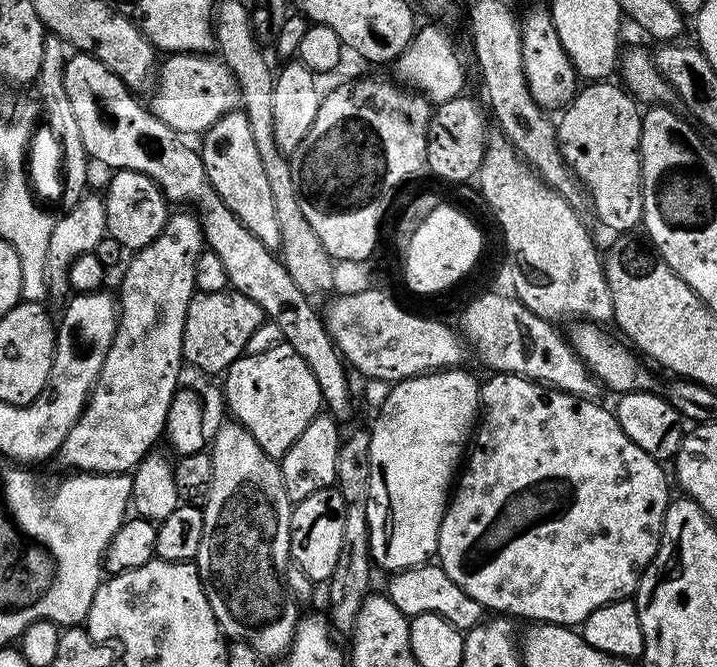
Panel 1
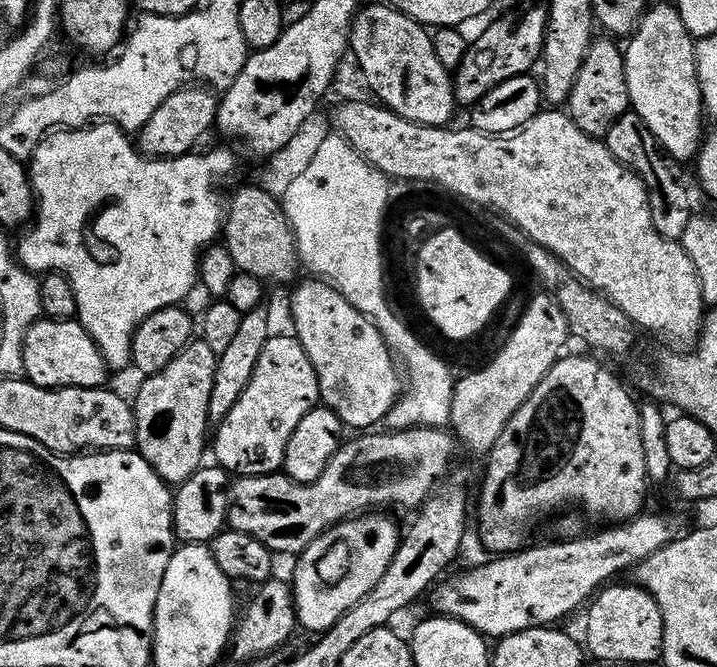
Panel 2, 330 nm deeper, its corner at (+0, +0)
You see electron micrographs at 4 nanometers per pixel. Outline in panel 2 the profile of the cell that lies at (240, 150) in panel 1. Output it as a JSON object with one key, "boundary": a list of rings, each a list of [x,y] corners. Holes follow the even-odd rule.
{"boundary":[[[323,278],[311,279],[304,281],[301,279],[295,285],[297,288],[292,292],[292,324],[296,327],[294,335],[299,340],[302,350],[306,350],[306,354],[310,358],[310,366],[318,378],[318,390],[323,407],[334,410],[334,414],[338,414],[341,425],[348,427],[349,424],[350,427],[356,428],[352,430],[371,429],[383,421],[390,406],[402,391],[402,380],[398,375],[394,357],[388,351],[384,335],[376,329],[376,325],[369,317],[361,314],[327,280]]]}

